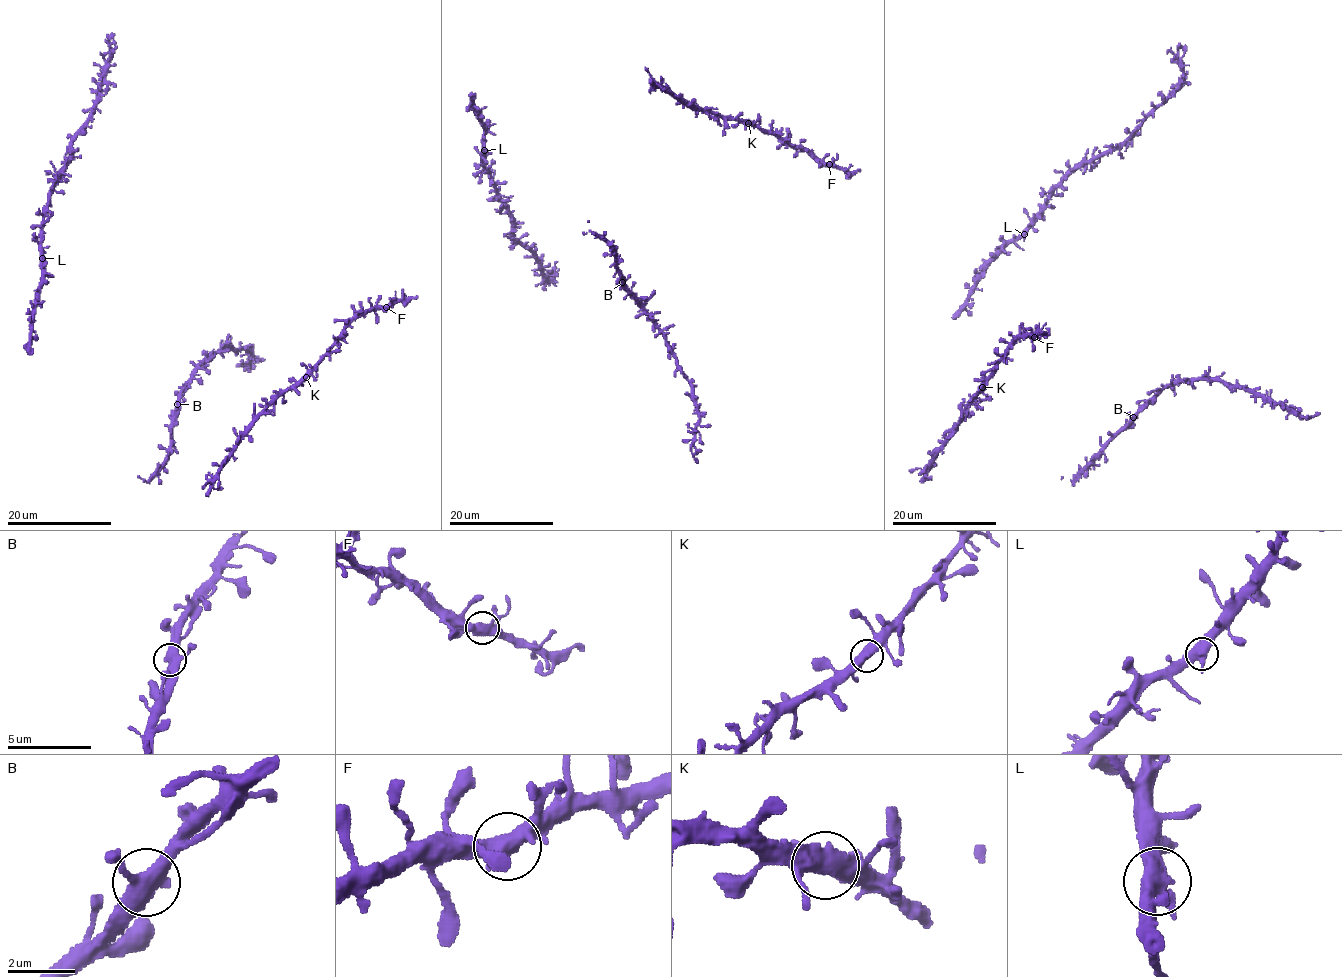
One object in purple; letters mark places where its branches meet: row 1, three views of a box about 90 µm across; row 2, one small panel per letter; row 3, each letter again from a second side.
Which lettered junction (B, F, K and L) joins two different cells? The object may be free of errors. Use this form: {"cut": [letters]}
{"cut": []}

